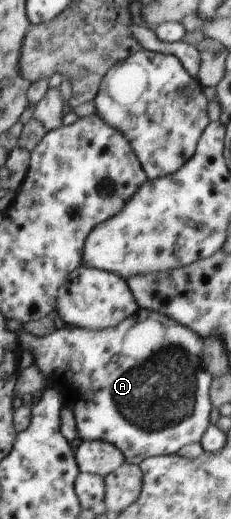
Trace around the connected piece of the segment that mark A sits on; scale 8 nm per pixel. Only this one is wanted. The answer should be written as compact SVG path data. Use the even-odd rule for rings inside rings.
M138 309L137 312L128 320L125 318L123 322L114 327L108 327L103 330L87 330L83 328L73 328L67 326L58 327L47 336L33 336L31 333L23 332L18 338L21 349L31 352L34 358L34 365L41 370L41 374L47 380L49 389L58 390L62 396L64 406L69 406L75 412L75 422L77 424L78 438L82 441L107 441L109 444L116 446L123 454L123 458L127 463L140 465L147 457L156 457L163 455L172 455L179 452L180 448L191 443L199 443L201 436L205 434L207 426L209 426L212 404L210 401L209 391L210 383L213 382L213 376L207 372L205 366L202 365L203 357L203 339L187 326L175 322L173 318L159 312L151 312L147 309Z

